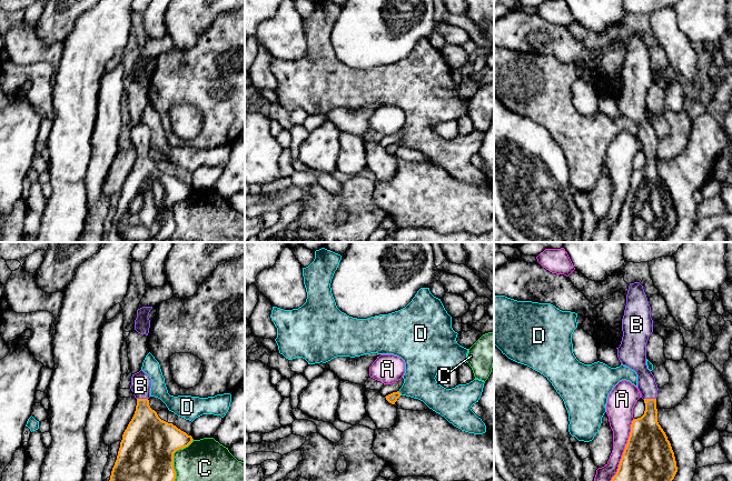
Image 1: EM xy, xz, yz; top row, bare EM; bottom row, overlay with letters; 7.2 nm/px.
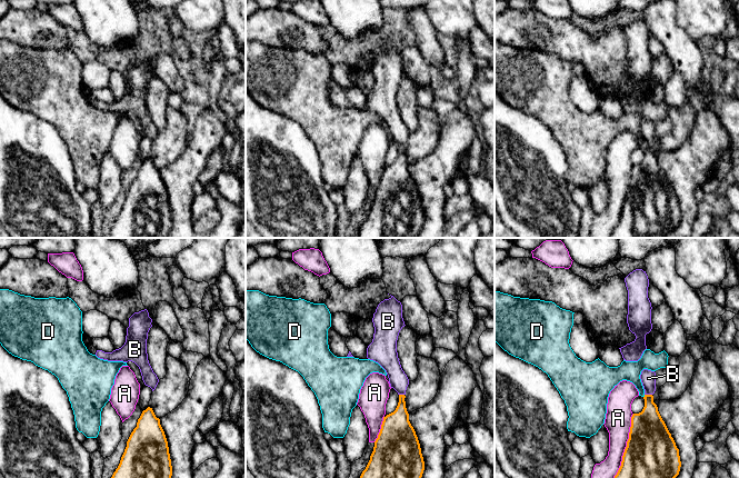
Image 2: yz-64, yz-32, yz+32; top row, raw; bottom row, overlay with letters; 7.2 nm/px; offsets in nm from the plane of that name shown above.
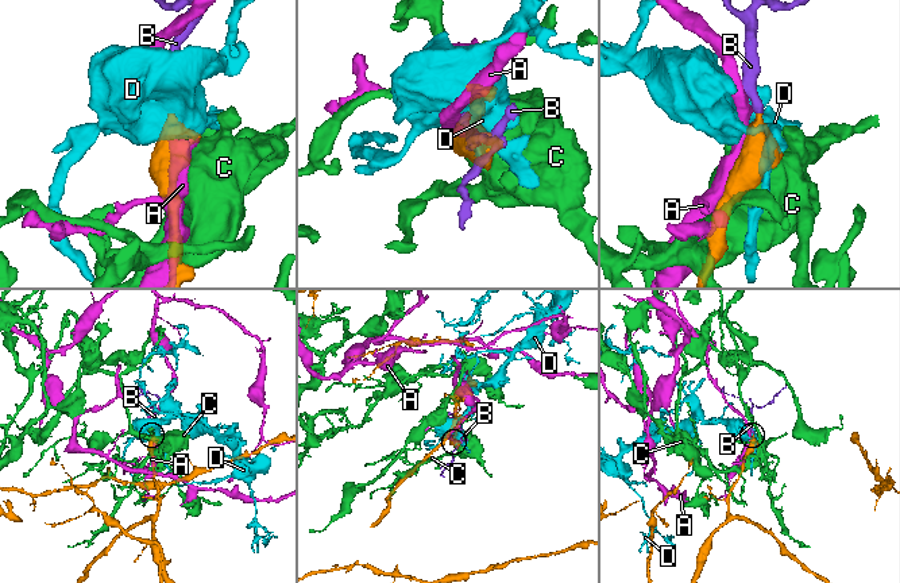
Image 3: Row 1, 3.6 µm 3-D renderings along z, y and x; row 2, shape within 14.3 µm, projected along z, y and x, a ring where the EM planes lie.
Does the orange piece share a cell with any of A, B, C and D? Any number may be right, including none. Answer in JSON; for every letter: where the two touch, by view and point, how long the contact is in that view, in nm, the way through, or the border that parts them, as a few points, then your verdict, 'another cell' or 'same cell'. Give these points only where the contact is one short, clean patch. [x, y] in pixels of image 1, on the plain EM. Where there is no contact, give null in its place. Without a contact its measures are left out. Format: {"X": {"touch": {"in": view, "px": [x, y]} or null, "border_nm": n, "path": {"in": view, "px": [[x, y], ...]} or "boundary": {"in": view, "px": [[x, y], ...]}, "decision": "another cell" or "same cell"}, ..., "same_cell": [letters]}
{"A": {"touch": {"in": "yz", "px": [623, 206]}, "border_nm": 550, "decision": "another cell"}, "B": {"touch": {"in": "yz", "px": [649, 150]}, "border_nm": 100, "path": {"in": "yz", "px": [[646, 184], [650, 169], [649, 150], [646, 136]]}, "decision": "same cell"}, "C": {"touch": {"in": "xy", "px": [172, 214]}, "border_nm": 440, "decision": "another cell"}, "D": {"touch": {"in": "xz", "px": [399, 144]}, "border_nm": 40, "boundary": {"in": "xz", "px": [[397, 142], [401, 146]]}, "decision": "another cell"}, "same_cell": ["B"]}

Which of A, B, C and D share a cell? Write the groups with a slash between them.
A / B / C / D

